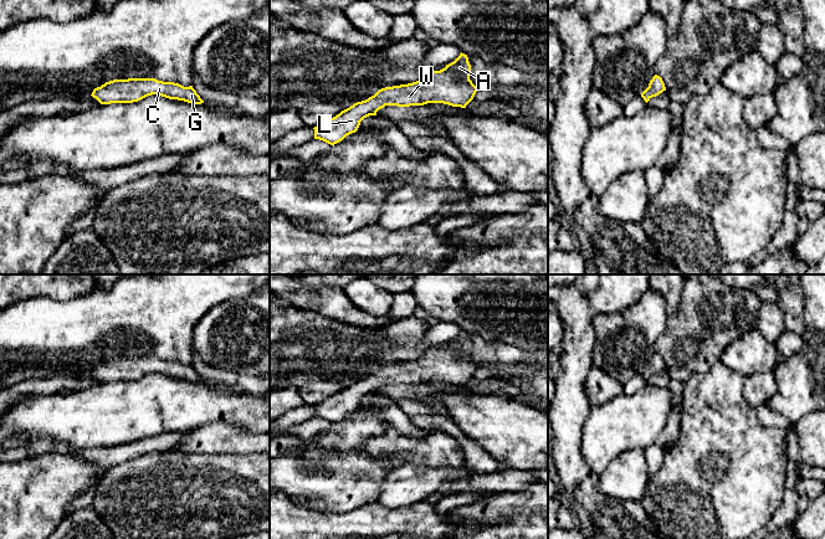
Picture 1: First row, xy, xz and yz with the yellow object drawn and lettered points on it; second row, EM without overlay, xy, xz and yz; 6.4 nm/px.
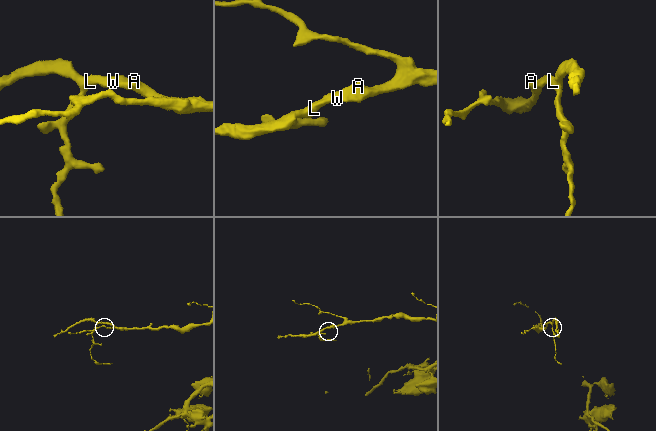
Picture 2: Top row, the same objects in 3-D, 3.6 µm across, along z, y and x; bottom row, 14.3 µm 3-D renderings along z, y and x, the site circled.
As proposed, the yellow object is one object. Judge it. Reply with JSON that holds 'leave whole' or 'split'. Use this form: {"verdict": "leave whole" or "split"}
{"verdict": "leave whole"}

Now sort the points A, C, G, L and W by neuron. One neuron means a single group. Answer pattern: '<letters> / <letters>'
A C G L W

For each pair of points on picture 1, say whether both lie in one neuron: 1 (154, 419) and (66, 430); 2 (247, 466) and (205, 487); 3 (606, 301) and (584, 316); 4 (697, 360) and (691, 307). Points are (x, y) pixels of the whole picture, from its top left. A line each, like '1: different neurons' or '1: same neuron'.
1: same neuron
2: same neuron
3: different neurons
4: same neuron

